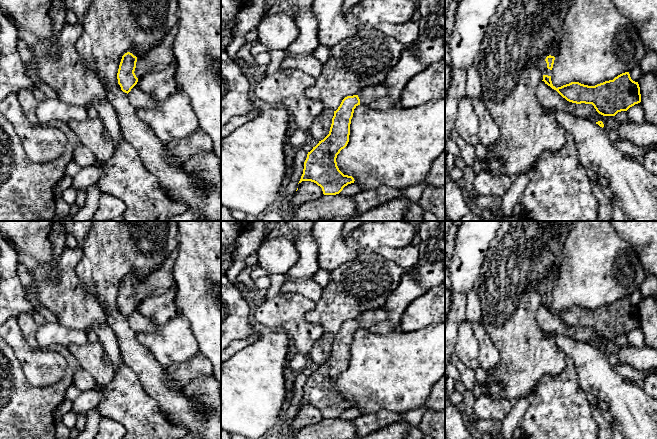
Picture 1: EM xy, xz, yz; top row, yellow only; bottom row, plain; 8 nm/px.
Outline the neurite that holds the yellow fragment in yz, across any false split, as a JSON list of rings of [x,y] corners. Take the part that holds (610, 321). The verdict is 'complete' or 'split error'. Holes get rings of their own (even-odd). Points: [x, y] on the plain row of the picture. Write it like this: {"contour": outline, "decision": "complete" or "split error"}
{"contour": [[[555,270],[551,278],[541,288],[542,305],[567,325],[576,328],[592,328],[596,335],[603,340],[615,340],[618,336],[627,335],[630,331],[641,326],[639,308],[631,303],[629,296],[622,297],[613,304],[595,310],[571,306],[556,312],[551,305],[556,277],[557,271]]], "decision": "split error"}

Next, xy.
{"contour": [[[177,249],[172,251],[162,264],[147,277],[136,281],[127,276],[122,280],[117,303],[121,314],[129,317],[138,303],[149,296],[159,296],[170,289],[176,289],[173,268],[177,260]]], "decision": "split error"}

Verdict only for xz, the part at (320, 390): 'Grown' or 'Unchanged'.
Grown

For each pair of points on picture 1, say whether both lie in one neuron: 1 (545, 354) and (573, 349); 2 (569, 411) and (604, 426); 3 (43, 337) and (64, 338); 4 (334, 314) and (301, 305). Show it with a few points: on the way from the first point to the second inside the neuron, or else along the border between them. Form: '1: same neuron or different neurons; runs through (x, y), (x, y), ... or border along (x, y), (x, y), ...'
1: different neurons; border along (556, 334), (556, 346), (566, 357)
2: different neurons; border along (590, 406), (592, 417), (598, 428)
3: same neuron; runs through (48, 337), (59, 337)
4: different neurons; border along (315, 303), (306, 319), (323, 330)

